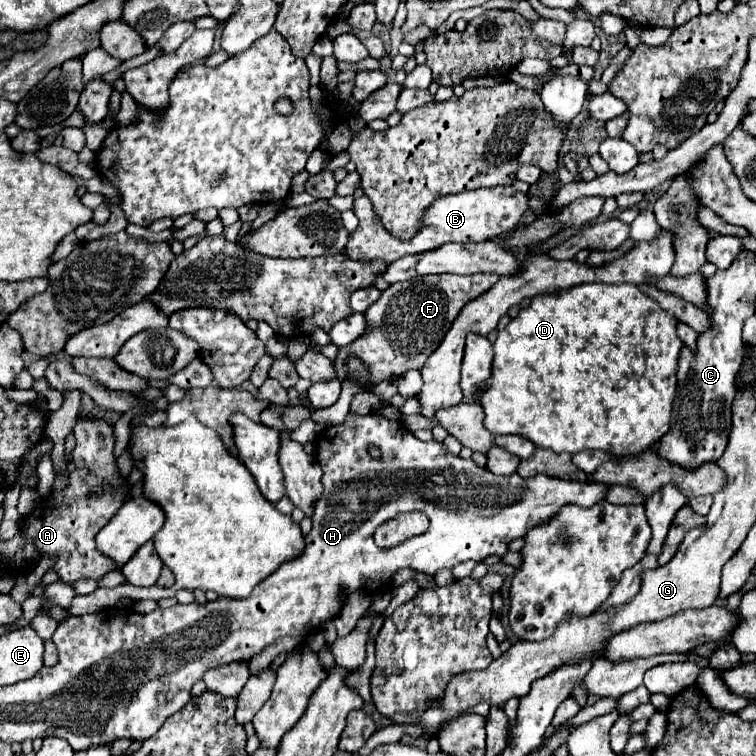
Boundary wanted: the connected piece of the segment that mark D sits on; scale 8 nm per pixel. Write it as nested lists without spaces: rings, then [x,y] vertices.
[[[582,283],[576,287],[560,289],[554,293],[544,293],[532,299],[530,307],[522,309],[500,333],[494,343],[494,363],[492,363],[492,377],[490,377],[490,389],[484,391],[478,399],[482,405],[486,419],[484,425],[494,435],[524,435],[532,443],[536,443],[542,449],[552,449],[556,453],[578,453],[582,449],[600,449],[608,451],[610,455],[622,457],[622,455],[634,455],[640,451],[646,451],[650,445],[658,443],[666,431],[668,431],[668,419],[672,415],[672,399],[676,395],[676,367],[678,367],[678,355],[684,347],[676,335],[676,317],[664,309],[656,301],[652,301],[648,295],[644,295],[636,285],[622,283],[622,285],[606,285],[606,283]]]

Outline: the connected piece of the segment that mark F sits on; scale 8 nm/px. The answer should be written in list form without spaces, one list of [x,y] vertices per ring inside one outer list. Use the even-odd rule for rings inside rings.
[[[426,275],[410,281],[394,283],[382,297],[372,303],[366,311],[368,329],[354,343],[340,347],[338,359],[334,361],[340,381],[346,379],[346,359],[356,357],[368,367],[368,379],[380,383],[388,377],[400,377],[408,369],[422,369],[428,355],[440,345],[444,333],[450,329],[452,321],[460,309],[486,293],[498,277],[456,277],[456,275]]]

